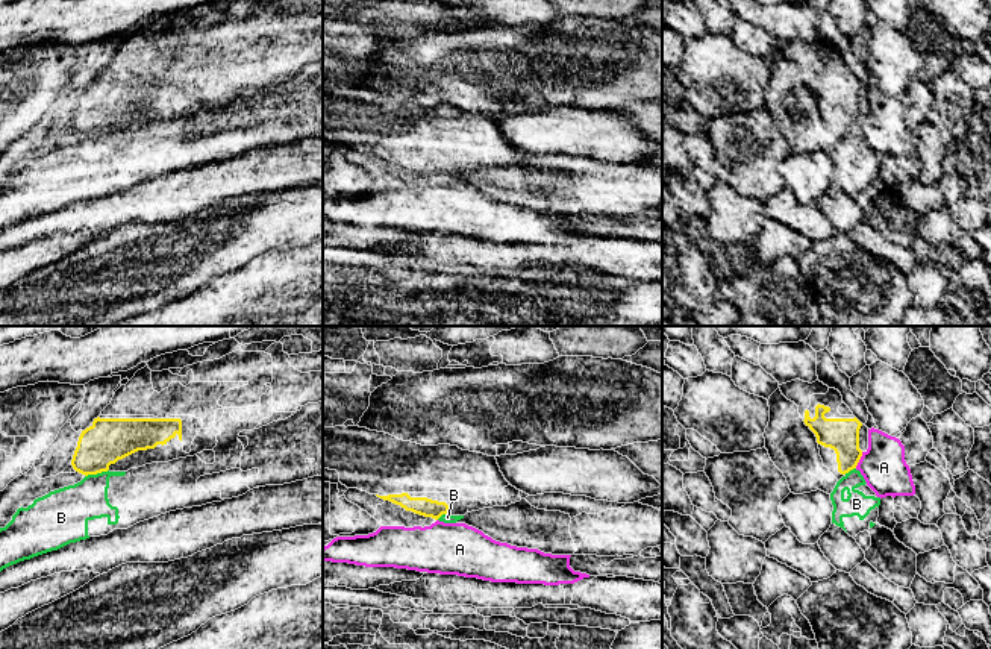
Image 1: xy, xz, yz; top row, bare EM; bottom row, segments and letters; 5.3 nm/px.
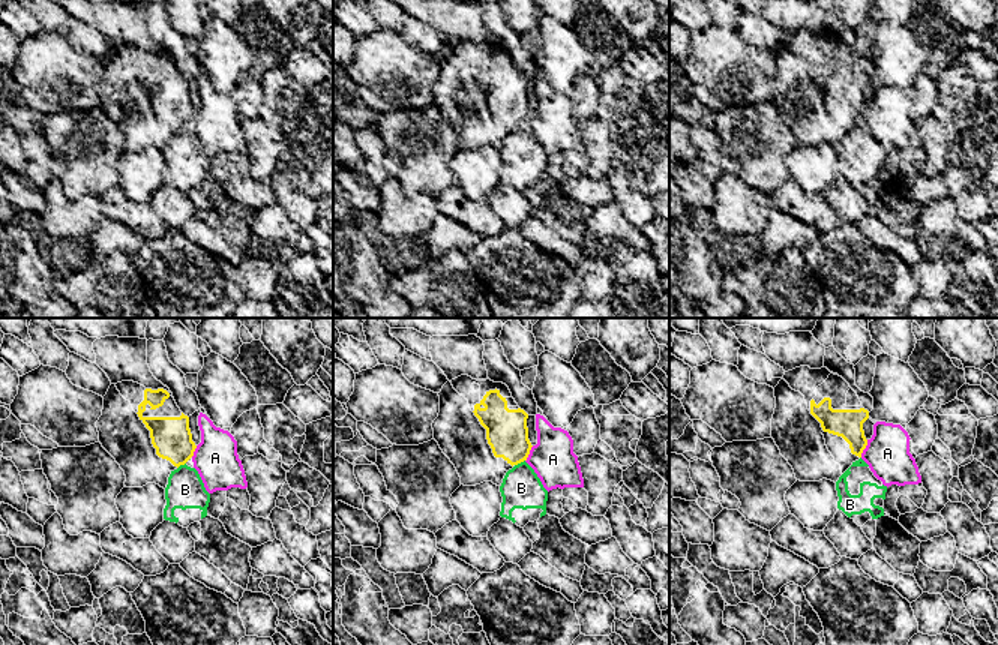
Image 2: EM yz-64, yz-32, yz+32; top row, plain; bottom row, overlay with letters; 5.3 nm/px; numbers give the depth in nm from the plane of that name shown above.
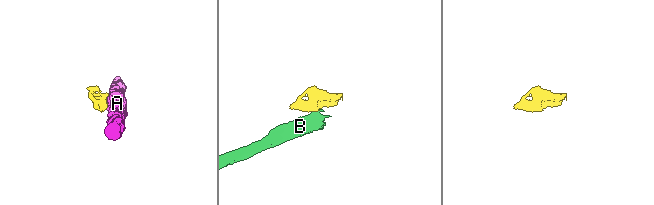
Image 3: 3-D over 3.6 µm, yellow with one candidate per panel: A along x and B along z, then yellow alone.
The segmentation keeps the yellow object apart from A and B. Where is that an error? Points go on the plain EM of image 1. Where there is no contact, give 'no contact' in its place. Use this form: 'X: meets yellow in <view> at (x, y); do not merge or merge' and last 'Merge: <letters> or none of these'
A: meets yellow in yz at (859, 119); do not merge
B: meets yellow in xy at (96, 134); do not merge
Merge: none of these

